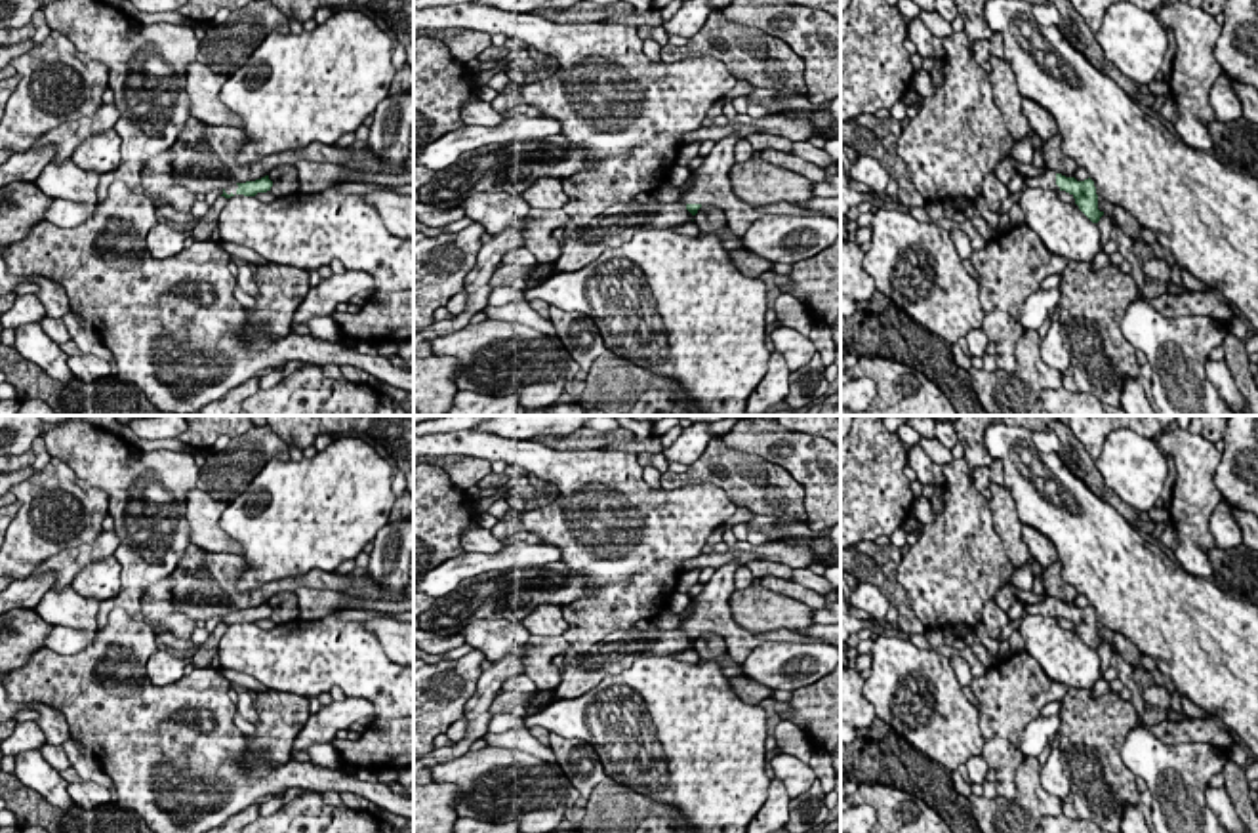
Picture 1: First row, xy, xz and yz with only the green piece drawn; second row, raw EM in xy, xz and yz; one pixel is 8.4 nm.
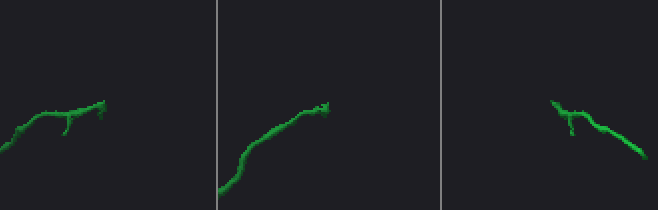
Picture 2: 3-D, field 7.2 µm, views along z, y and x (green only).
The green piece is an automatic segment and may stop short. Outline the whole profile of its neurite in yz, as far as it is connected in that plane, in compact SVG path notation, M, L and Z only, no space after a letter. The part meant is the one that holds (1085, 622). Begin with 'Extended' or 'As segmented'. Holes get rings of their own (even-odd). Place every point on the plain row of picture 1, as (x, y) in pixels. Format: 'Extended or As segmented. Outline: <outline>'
Extended. Outline: M1045 597L1037 604L1025 604L1025 614L1035 616L1050 616L1050 618L1065 618L1075 625L1079 637L1092 648L1098 650L1104 639L1098 637L1098 621L1094 608L1088 604L1085 608L1077 608L1075 604L1065 604L1056 600L1054 597Z

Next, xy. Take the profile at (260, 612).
Extended. Outline: M269 602L255 606L255 608L246 608L246 610L236 610L236 612L227 612L223 616L225 625L231 623L255 623L257 620L267 620L271 618L273 608L269 606Z

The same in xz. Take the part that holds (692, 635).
Extended. Outline: M728 562L715 570L713 578L705 583L703 591L692 599L692 612L686 614L682 629L686 637L696 642L703 631L719 633L726 642L726 652L741 665L747 656L766 640L780 642L827 642L841 648L841 640L823 640L814 637L801 637L789 629L755 633L740 627L730 612L728 599L736 591L734 574L740 564Z

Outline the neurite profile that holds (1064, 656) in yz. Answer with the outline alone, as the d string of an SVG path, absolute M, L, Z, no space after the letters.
M1024 614L1020 633L1025 652L1037 660L1045 675L1069 688L1090 690L1102 679L1102 660L1077 631L1058 625L1056 618Z

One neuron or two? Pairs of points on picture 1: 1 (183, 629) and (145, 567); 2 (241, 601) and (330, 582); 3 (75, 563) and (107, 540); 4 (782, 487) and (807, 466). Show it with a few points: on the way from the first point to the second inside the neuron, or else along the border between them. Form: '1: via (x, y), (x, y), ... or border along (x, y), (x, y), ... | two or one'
1: border along (168, 574), (145, 589), (142, 616) | two
2: via (263, 593), (277, 586), (307, 582) | one
3: via (82, 555), (100, 548) | one
4: border along (753, 452), (803, 487), (809, 517) | two

